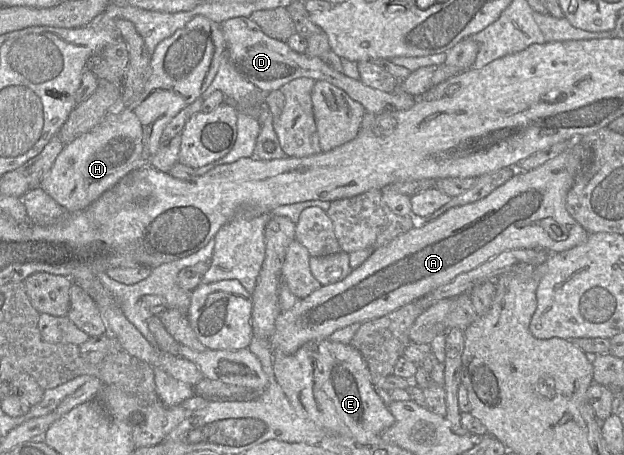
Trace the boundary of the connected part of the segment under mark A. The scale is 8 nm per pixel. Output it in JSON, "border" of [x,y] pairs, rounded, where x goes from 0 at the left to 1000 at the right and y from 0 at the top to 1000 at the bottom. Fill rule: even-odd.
{"border":[[[912,327],[859,371],[829,378],[811,402],[777,435],[748,451],[731,453],[676,499],[662,499],[598,556],[575,587],[564,591],[550,615],[516,626],[444,697],[441,727],[431,745],[438,771],[470,778],[484,758],[503,747],[524,745],[538,725],[558,714],[599,703],[665,664],[696,635],[723,620],[739,600],[750,598],[824,547],[869,545],[880,554],[901,554],[938,534],[944,510],[910,466],[907,435],[920,402],[921,349]]]}

